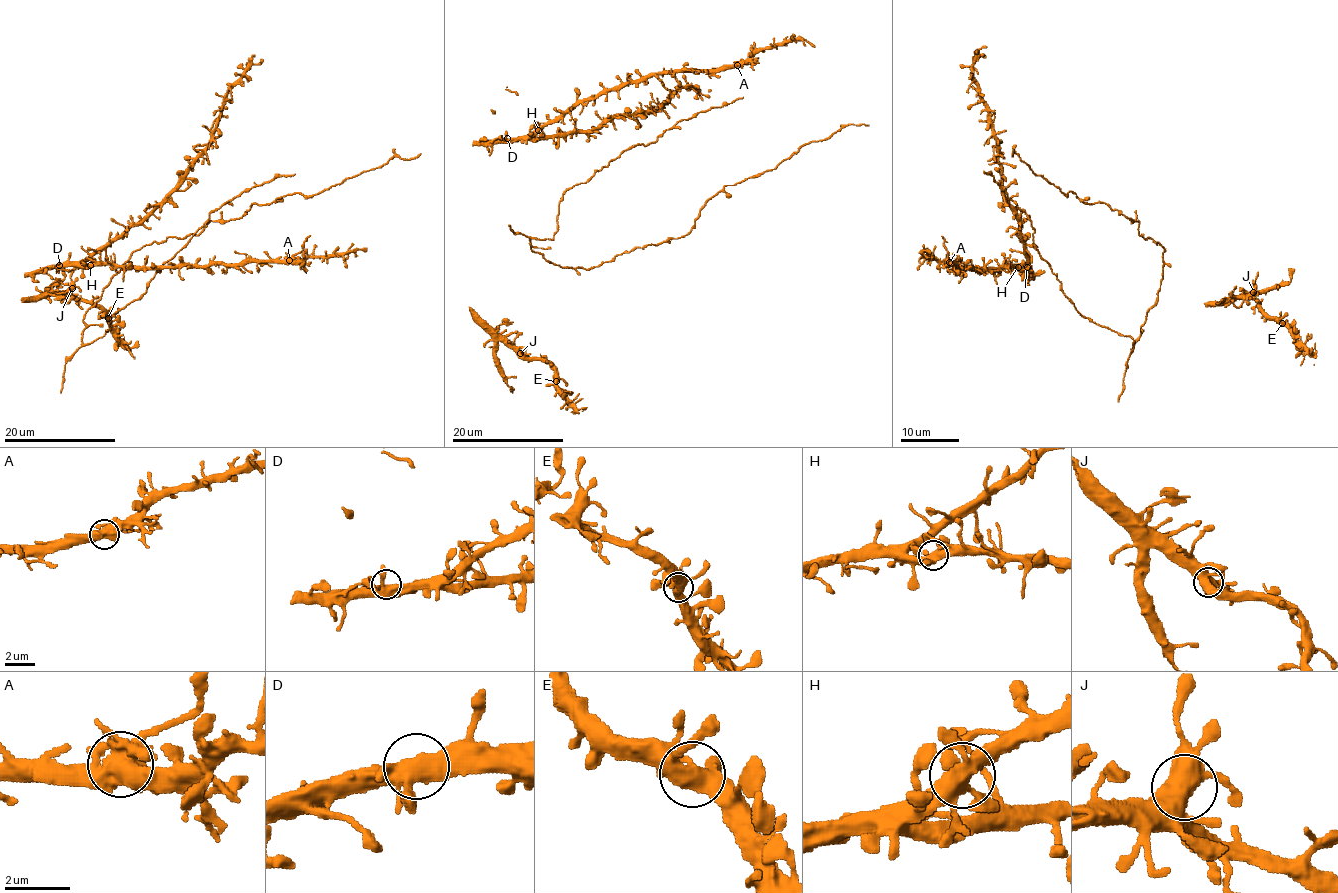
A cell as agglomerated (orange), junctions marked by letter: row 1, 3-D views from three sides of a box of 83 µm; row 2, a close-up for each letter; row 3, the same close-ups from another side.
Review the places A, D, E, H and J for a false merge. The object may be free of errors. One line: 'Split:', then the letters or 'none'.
Split: none

